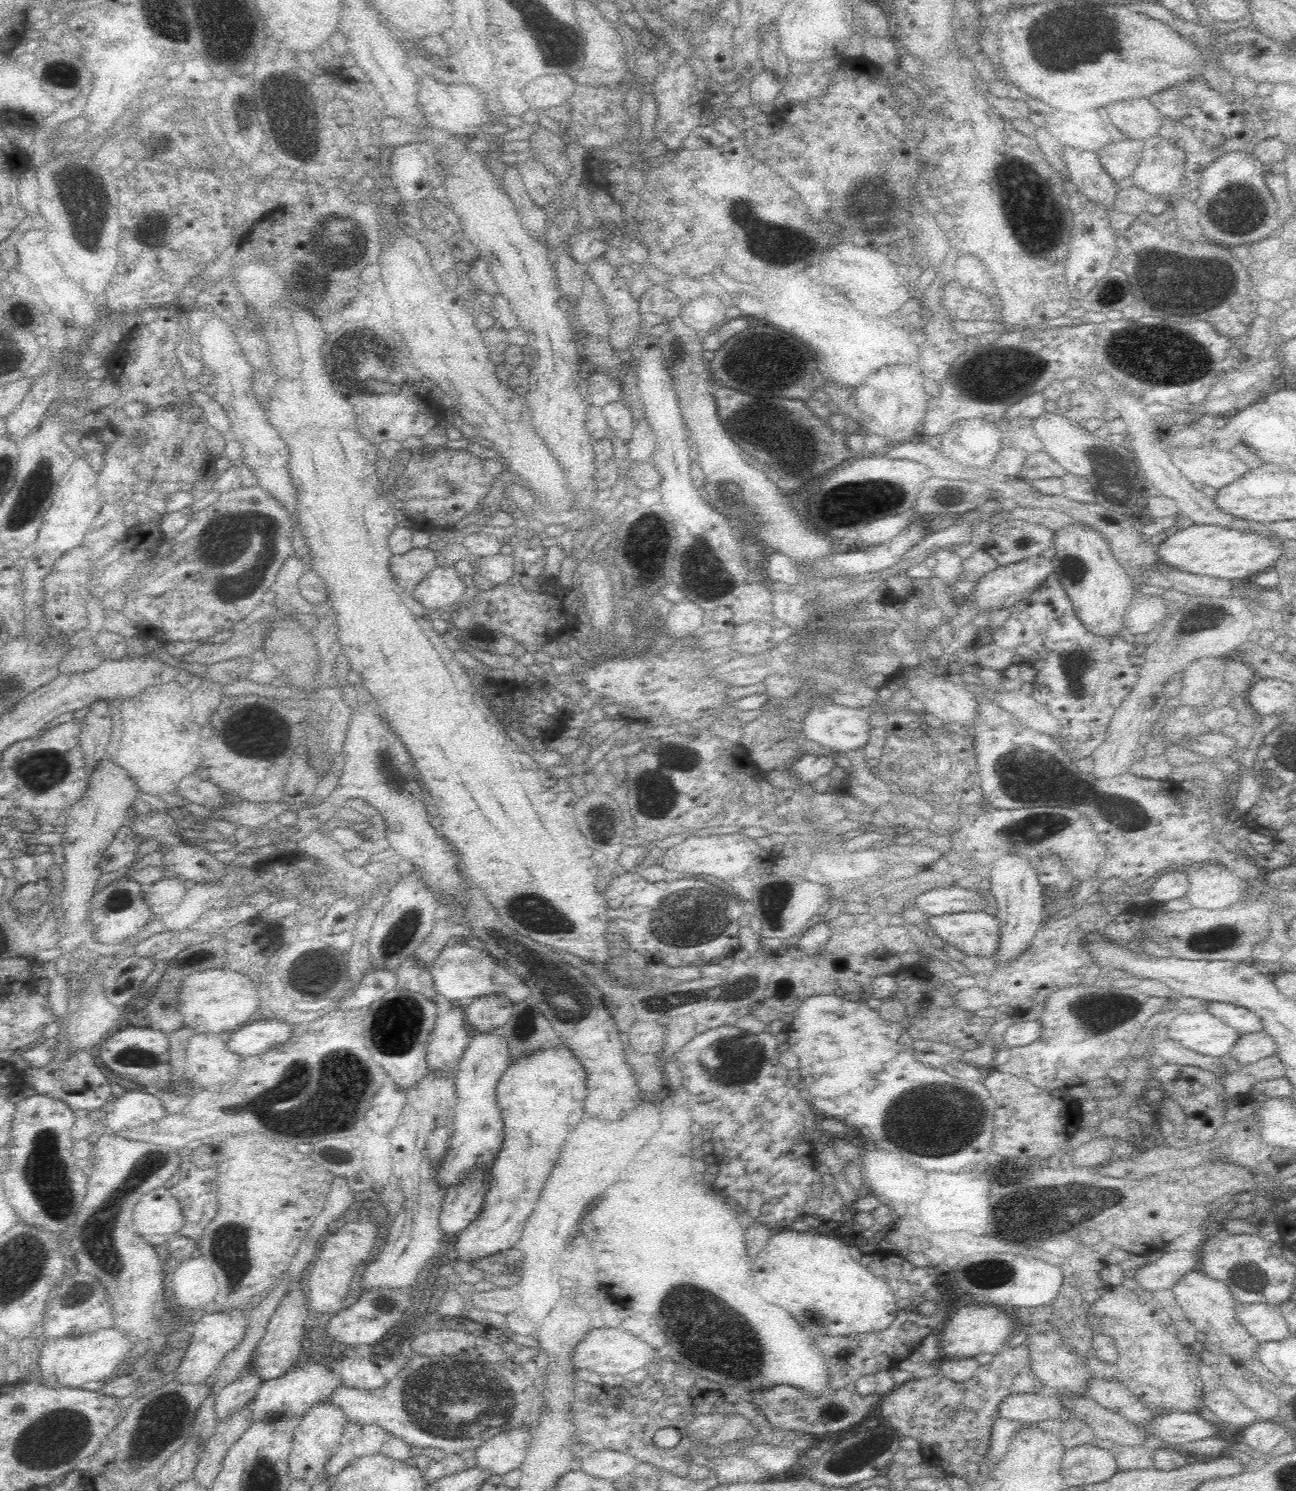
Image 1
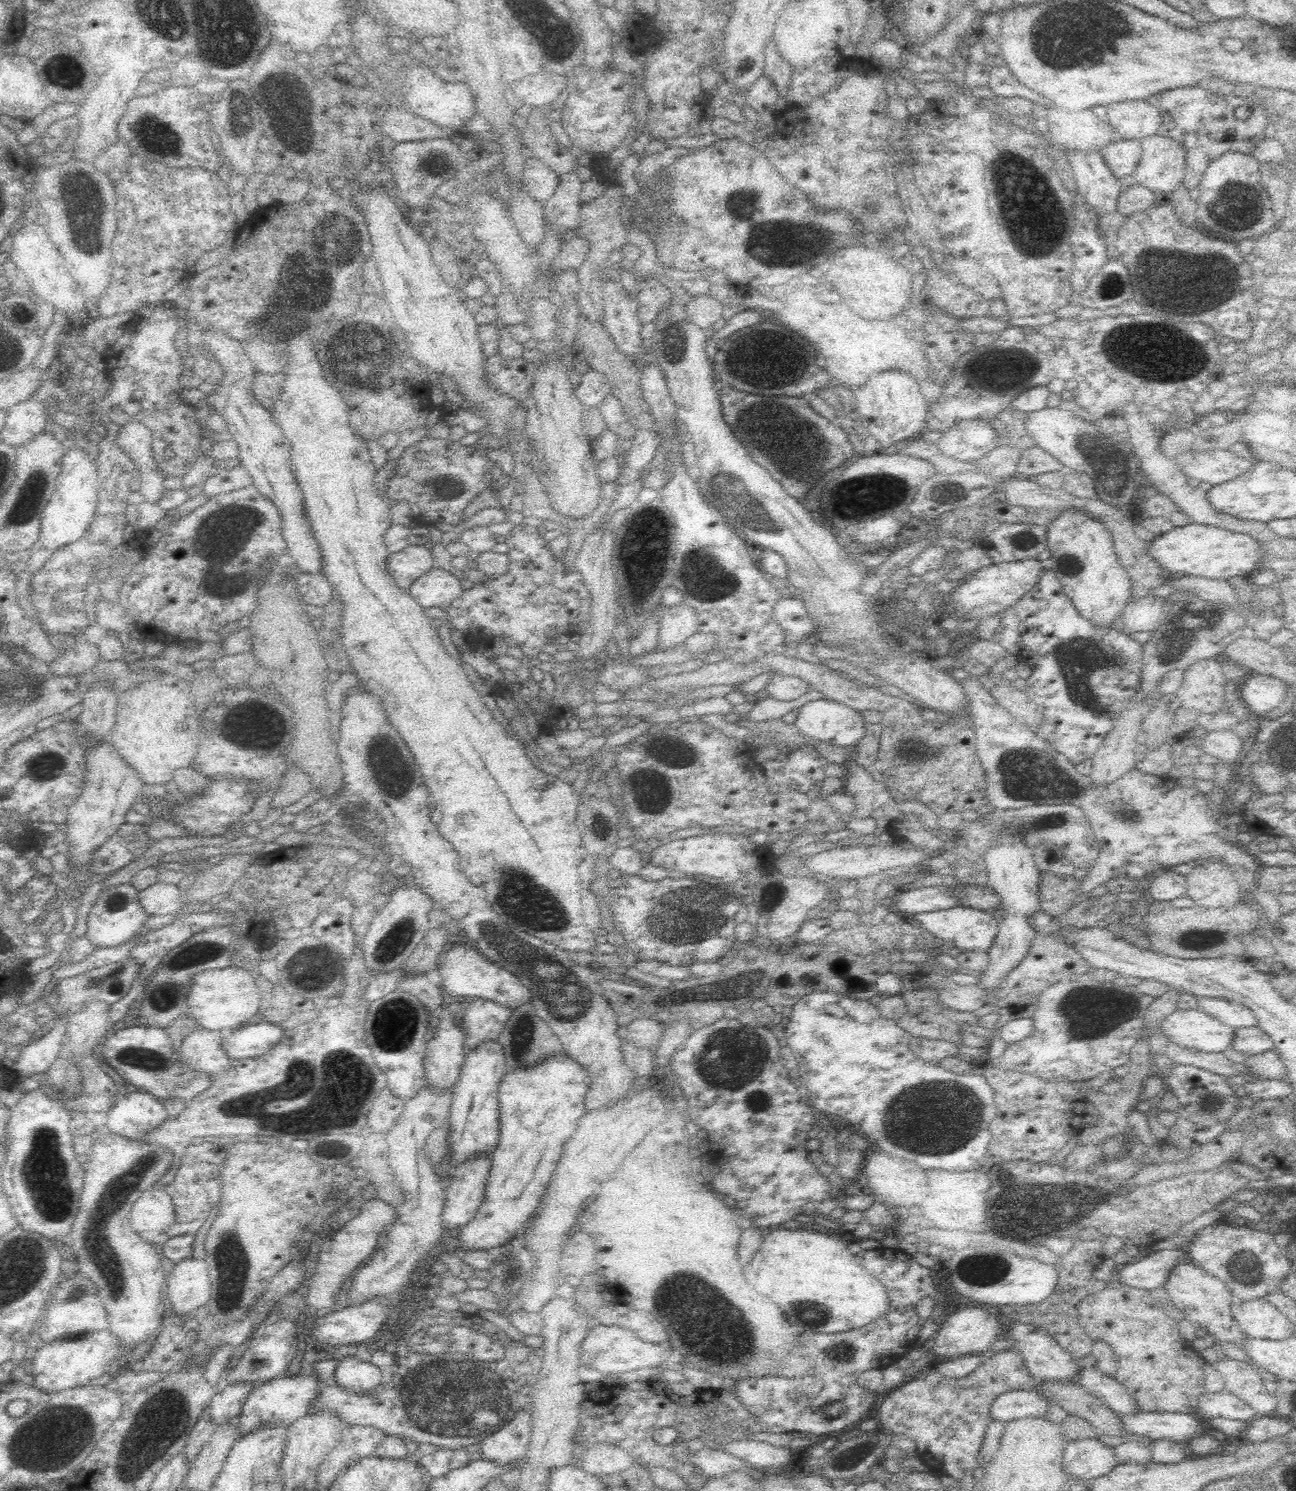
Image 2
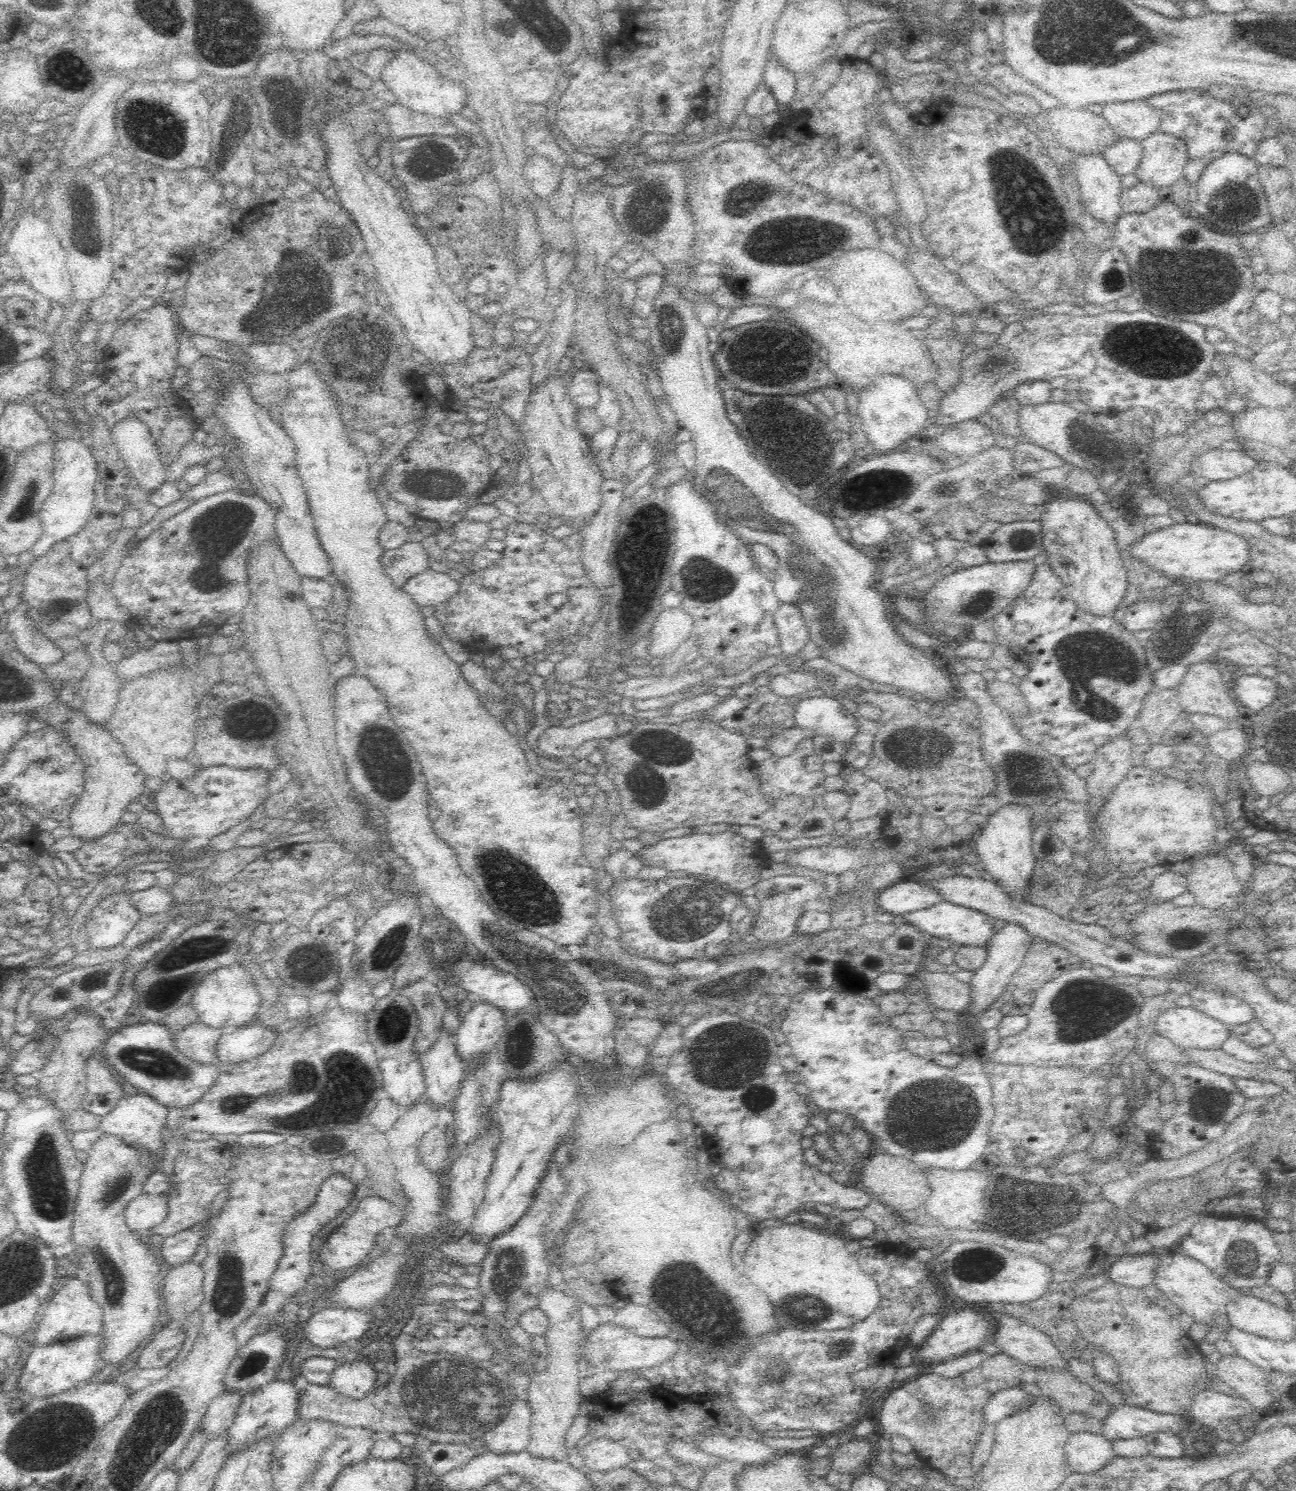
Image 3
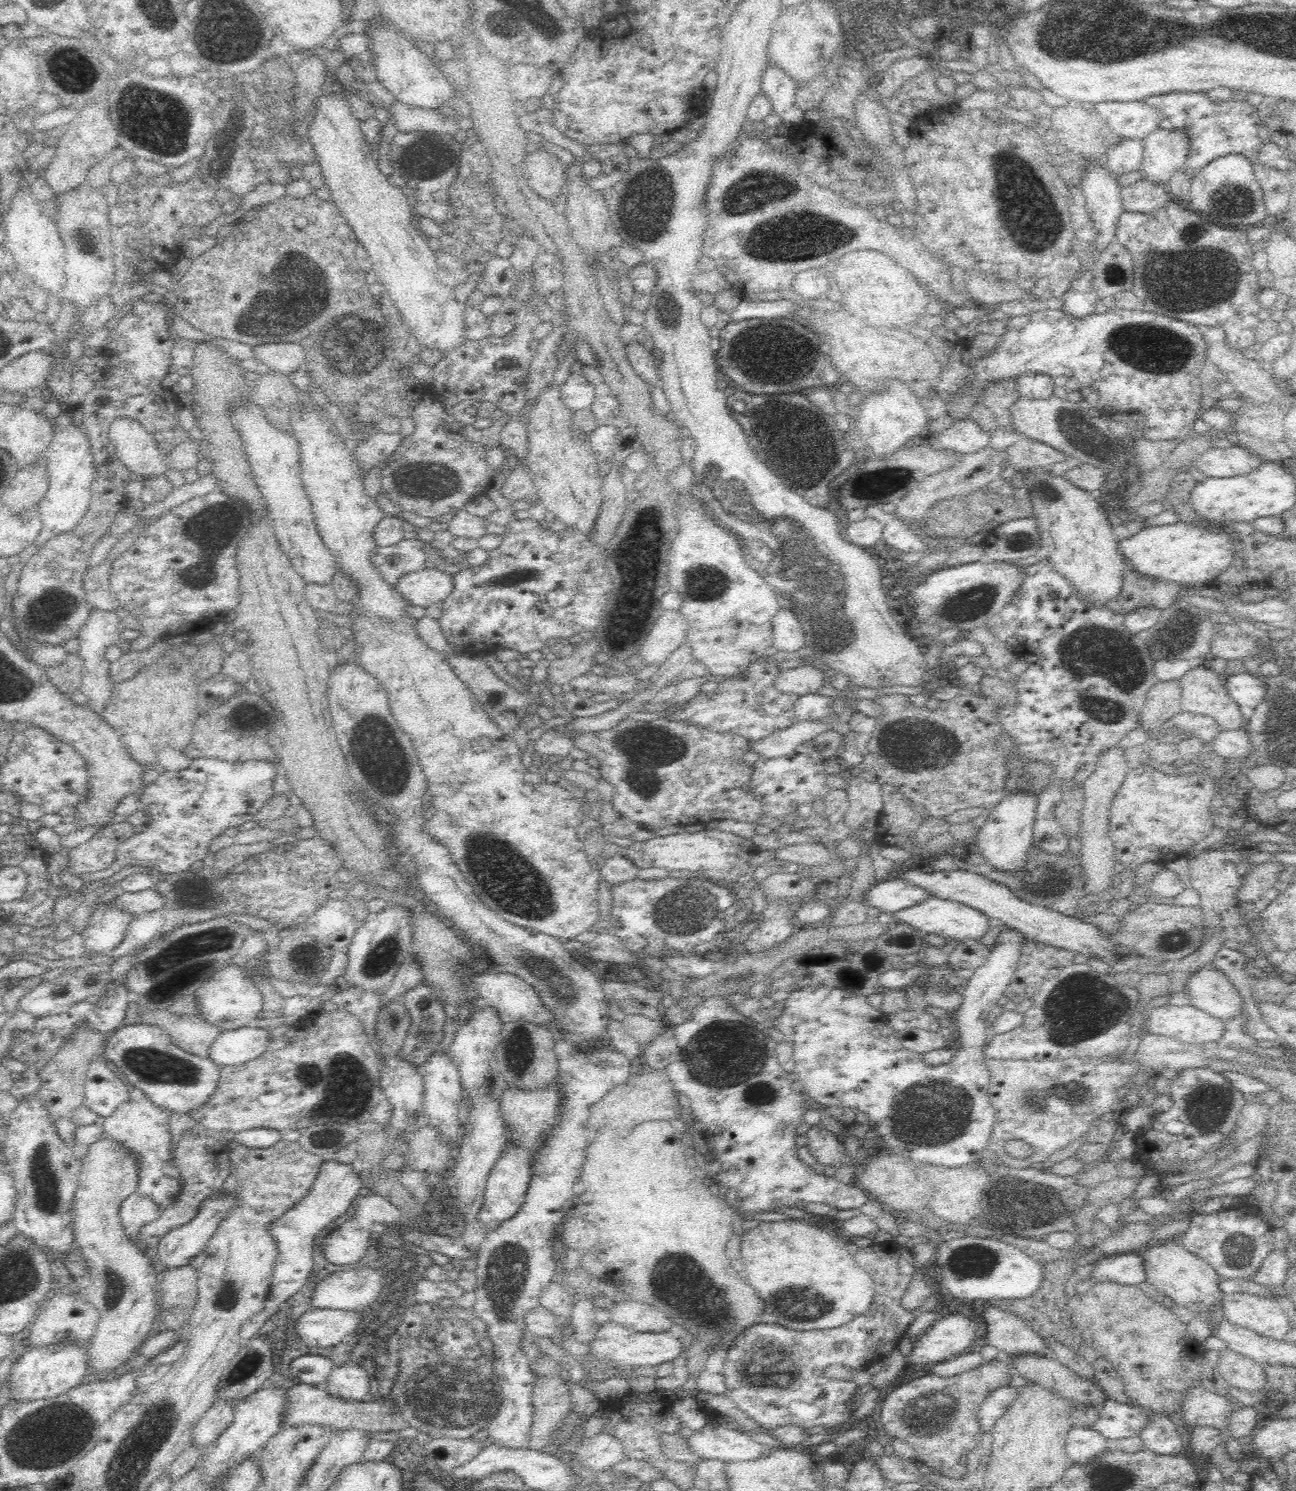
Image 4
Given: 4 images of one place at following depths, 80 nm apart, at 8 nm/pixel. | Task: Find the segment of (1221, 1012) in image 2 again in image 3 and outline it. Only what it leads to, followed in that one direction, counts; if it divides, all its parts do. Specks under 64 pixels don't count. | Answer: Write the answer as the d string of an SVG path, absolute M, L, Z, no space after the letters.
M1201 986L1187 992L1185 1002L1228 1028L1250 1024L1255 1019L1255 1013L1246 1002L1227 996L1226 993L1203 990Z

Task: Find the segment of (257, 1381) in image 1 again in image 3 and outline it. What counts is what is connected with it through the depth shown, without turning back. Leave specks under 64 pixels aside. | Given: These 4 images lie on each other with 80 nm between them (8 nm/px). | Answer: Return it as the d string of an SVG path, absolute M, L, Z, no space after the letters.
M225 1388L212 1399L200 1425L209 1438L210 1435L218 1435L228 1431L236 1419L242 1400L242 1392Z

